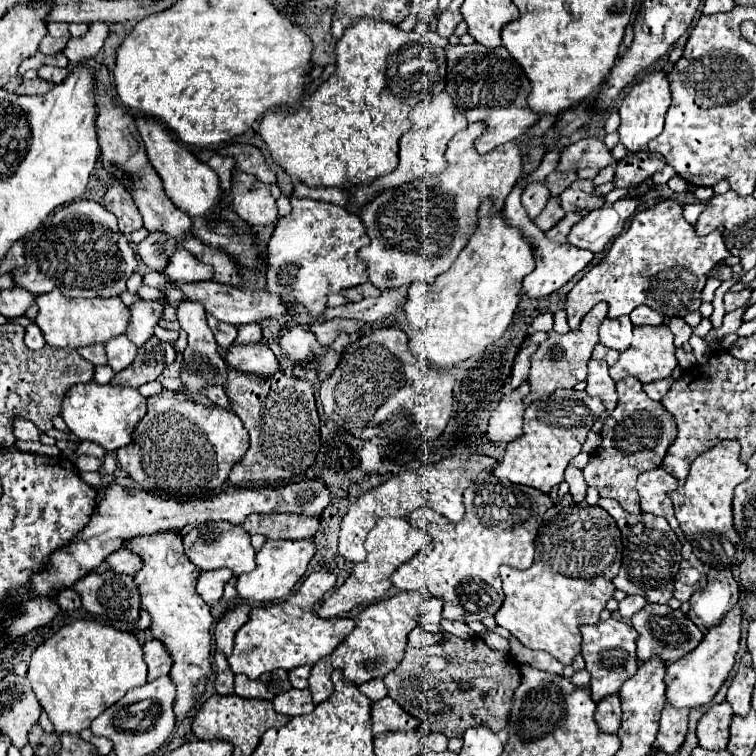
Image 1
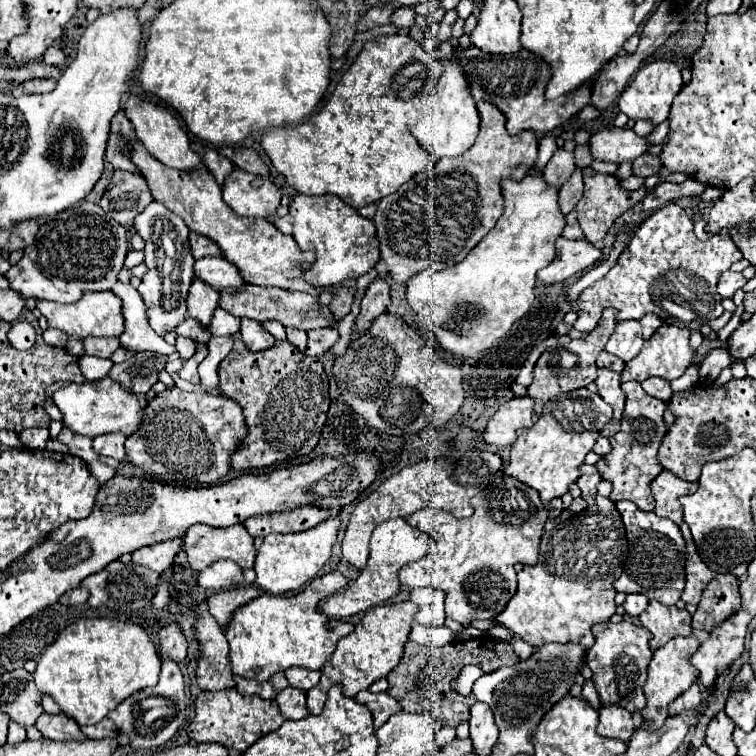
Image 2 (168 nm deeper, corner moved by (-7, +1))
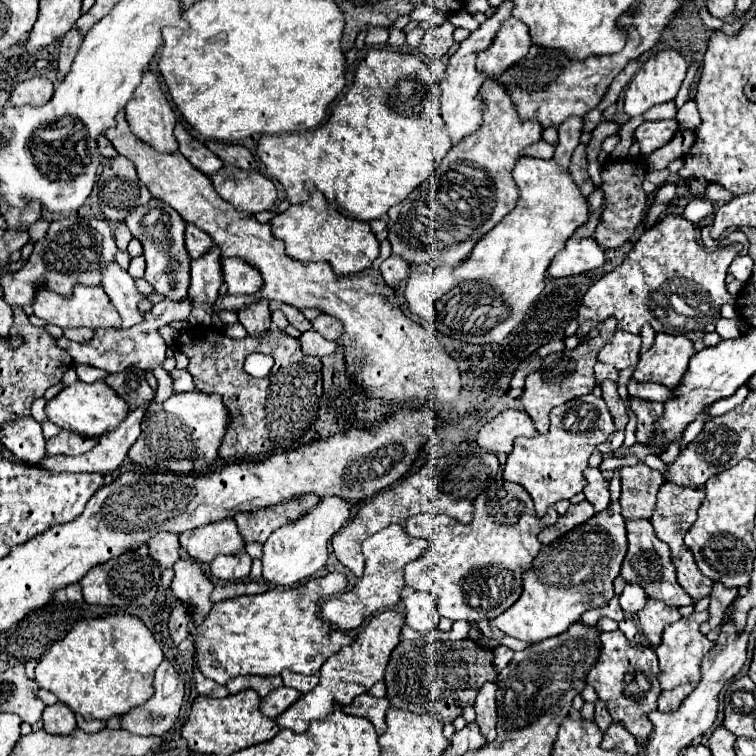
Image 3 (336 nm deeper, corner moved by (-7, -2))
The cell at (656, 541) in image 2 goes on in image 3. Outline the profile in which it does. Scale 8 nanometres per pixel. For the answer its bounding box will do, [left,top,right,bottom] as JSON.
[620,520,694,608]

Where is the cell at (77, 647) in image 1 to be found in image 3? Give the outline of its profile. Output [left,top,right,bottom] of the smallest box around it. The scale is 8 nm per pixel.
[36,614,162,722]

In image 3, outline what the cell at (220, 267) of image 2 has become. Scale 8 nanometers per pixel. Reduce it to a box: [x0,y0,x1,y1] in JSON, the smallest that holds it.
[222,258,264,294]

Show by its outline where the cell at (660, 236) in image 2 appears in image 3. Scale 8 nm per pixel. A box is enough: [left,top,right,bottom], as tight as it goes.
[578,214,736,338]

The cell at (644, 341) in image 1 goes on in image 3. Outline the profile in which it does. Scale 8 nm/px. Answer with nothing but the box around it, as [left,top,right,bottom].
[632,334,694,390]

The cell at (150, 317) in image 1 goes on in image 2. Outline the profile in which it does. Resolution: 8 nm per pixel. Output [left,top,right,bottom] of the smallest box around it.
[134,201,194,337]

